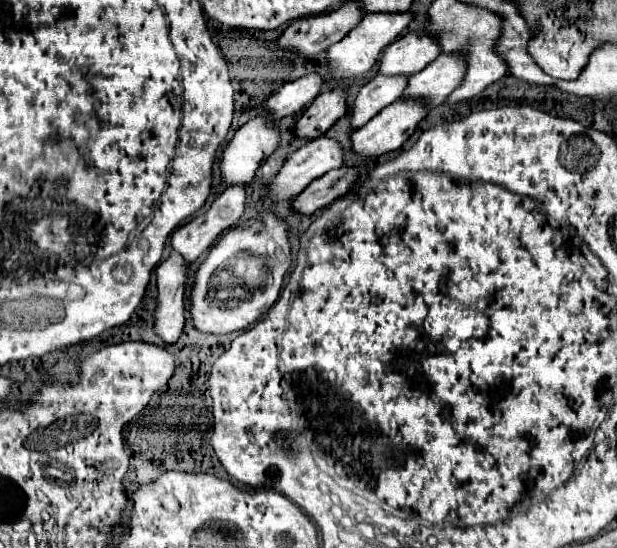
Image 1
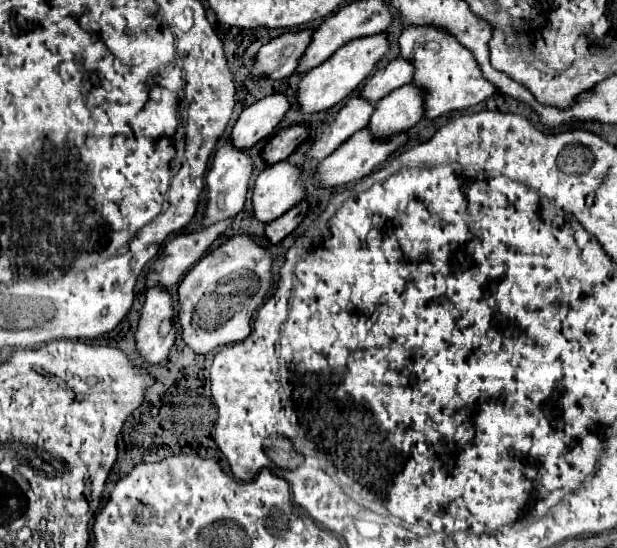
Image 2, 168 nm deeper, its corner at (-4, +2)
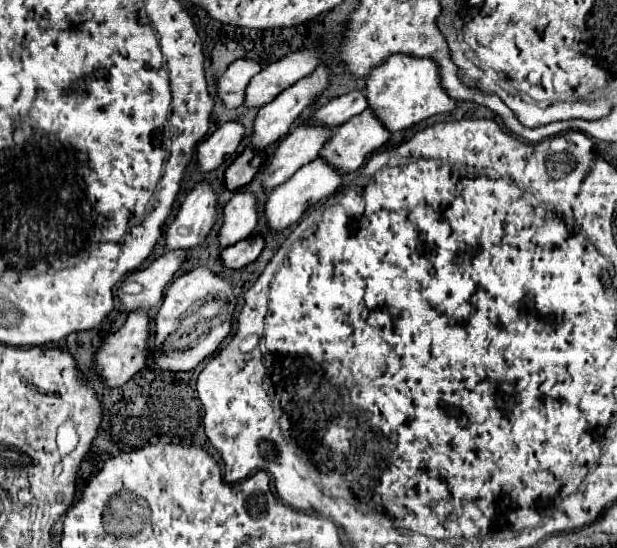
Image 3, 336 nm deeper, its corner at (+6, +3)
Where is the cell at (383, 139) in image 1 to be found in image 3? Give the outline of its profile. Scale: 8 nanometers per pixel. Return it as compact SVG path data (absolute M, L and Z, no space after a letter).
M314 159L312 163L304 165L302 169L298 169L286 183L278 185L266 199L264 203L264 219L266 219L266 227L270 233L282 233L284 229L288 229L290 225L298 223L298 219L302 217L302 213L318 203L320 199L328 197L330 193L336 191L336 187L342 183L342 175L338 175L332 167L328 167L328 163L324 163L324 159Z

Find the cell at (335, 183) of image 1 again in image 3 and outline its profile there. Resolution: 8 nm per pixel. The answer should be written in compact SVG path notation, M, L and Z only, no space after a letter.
M250 237L250 239L244 239L244 241L232 245L232 247L226 247L220 253L220 261L226 269L242 269L244 265L258 259L262 247L264 247L262 237Z

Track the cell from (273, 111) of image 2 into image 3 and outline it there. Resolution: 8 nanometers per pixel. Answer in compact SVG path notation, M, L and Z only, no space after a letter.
M238 121L224 123L218 127L206 141L202 141L196 149L196 167L202 173L210 173L218 169L224 161L228 161L236 147L240 145L244 135L244 125Z

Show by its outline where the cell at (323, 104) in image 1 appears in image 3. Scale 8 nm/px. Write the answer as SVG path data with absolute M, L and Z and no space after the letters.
M244 149L244 153L238 155L234 159L234 163L226 169L224 187L228 191L236 191L236 189L242 189L244 185L248 185L252 181L252 177L258 173L262 161L264 161L264 157L260 157L260 153L256 153L254 149Z

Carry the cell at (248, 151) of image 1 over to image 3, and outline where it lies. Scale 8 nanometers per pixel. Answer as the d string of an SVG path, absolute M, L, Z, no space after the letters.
M208 181L198 183L164 229L164 249L180 251L200 245L218 219L216 193Z

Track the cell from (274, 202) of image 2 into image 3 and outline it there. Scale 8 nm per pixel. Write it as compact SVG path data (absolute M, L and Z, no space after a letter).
M236 191L234 197L222 207L222 227L218 231L220 249L226 249L252 235L260 217L254 203L256 201L252 193Z

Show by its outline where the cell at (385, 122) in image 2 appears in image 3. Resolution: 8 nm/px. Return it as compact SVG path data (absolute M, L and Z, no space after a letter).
M366 109L340 125L340 129L336 127L318 157L338 173L350 173L356 171L378 147L382 147L388 137L390 133L386 127L382 127L382 123Z

